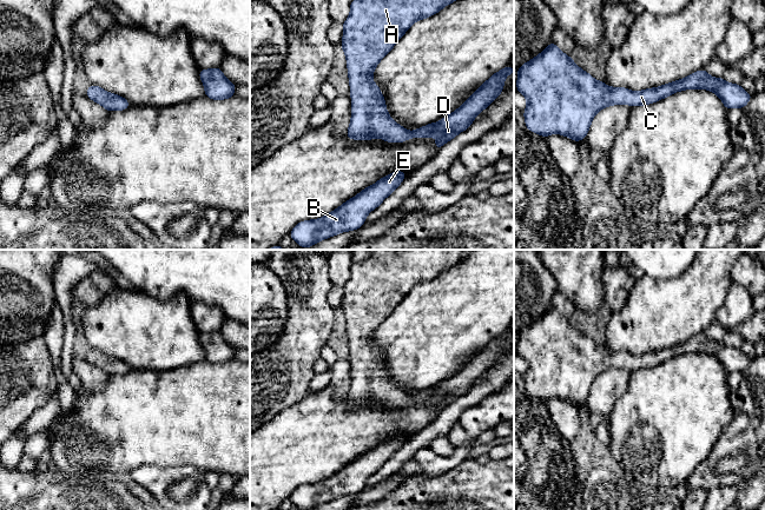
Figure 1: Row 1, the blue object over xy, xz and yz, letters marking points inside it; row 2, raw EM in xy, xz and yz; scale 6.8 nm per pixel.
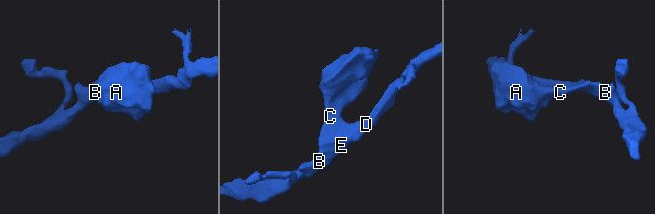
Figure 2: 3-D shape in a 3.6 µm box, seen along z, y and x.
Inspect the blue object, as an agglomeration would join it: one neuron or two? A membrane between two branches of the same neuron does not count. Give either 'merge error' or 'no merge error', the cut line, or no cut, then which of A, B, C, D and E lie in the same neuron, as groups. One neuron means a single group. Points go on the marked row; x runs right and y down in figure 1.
no merge error | no cut | A B C D E

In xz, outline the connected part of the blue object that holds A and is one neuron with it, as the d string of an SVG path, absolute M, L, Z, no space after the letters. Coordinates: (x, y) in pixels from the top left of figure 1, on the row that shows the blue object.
M352 0L350 15L343 22L343 39L341 47L344 51L351 95L351 120L347 137L352 140L371 140L381 138L388 143L403 143L410 138L437 137L435 147L450 141L462 131L469 128L475 117L487 108L501 93L504 78L514 73L510 65L494 73L470 98L456 111L442 120L409 132L395 122L385 107L384 97L378 86L372 81L372 73L377 64L391 51L396 42L417 20L423 20L456 0Z

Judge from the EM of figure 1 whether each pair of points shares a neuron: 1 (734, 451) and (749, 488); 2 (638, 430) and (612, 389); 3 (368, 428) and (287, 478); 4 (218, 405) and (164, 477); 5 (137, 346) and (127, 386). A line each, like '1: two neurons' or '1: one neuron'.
1: two neurons
2: two neurons
3: one neuron
4: two neurons
5: two neurons

